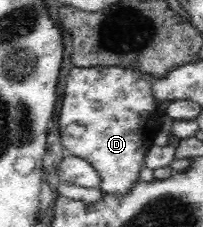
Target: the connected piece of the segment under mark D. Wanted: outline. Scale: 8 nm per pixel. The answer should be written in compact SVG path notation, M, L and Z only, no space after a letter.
M73 66L69 73L58 120L62 145L70 155L85 159L94 166L104 193L124 197L138 185L140 171L145 166L146 152L154 145L154 139L161 131L162 114L152 90L155 78L148 72L120 66Z

